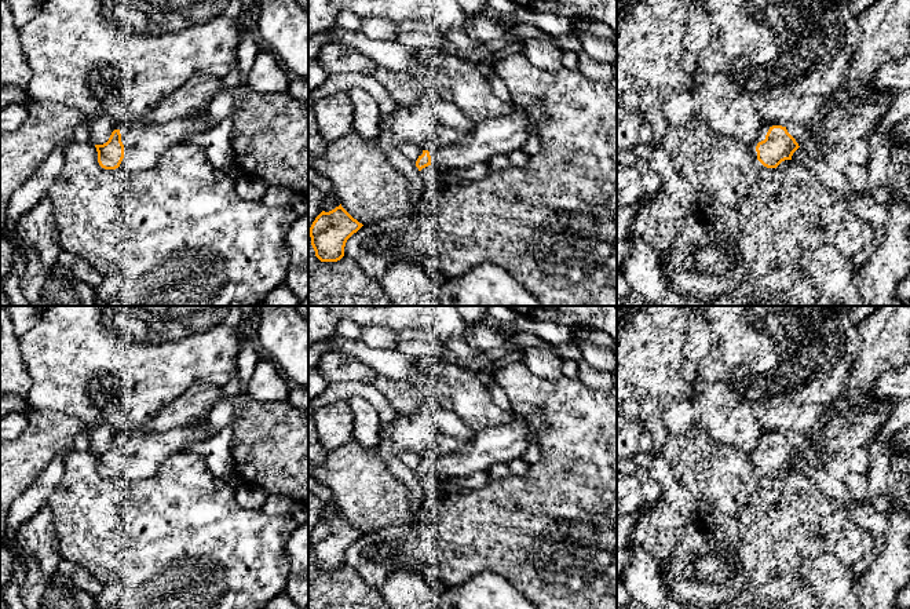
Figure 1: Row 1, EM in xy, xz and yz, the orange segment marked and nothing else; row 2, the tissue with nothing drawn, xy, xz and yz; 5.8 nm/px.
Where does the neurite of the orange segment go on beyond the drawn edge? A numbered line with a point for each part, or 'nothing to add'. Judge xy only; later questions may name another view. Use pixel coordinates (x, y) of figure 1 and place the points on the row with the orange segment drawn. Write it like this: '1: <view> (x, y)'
1: xy (143, 143)

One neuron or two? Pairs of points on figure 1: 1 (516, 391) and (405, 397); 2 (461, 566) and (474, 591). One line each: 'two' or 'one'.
1: two
2: two

